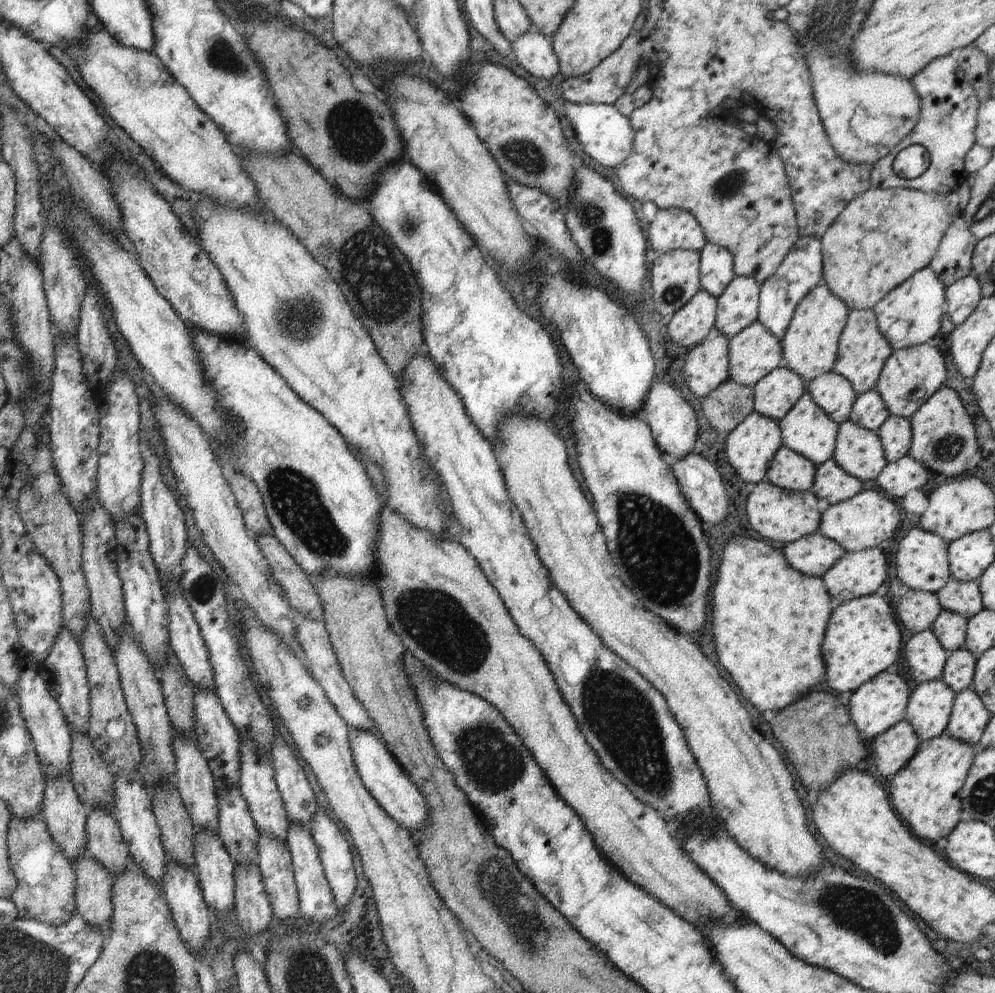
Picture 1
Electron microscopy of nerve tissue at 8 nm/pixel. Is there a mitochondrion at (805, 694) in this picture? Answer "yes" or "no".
no

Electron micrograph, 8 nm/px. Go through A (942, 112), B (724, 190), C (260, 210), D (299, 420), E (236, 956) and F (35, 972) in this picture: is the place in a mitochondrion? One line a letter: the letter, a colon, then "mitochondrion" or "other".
A: mitochondrion
B: mitochondrion
C: other
D: other
E: other
F: mitochondrion

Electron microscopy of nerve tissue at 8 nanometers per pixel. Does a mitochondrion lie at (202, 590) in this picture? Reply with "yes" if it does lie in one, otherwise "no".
yes

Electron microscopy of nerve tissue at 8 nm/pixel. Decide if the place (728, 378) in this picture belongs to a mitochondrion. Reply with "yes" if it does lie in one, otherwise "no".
no

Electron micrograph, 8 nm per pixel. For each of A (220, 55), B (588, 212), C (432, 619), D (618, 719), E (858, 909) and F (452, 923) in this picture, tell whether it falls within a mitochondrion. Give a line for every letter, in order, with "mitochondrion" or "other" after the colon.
A: mitochondrion
B: mitochondrion
C: mitochondrion
D: mitochondrion
E: mitochondrion
F: other

